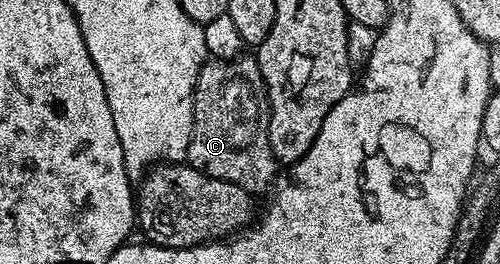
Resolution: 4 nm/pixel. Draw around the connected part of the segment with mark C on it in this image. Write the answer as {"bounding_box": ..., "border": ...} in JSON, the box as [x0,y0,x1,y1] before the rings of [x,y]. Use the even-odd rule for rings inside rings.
{"bounding_box":[186,56,280,195],"border":[[[246,56],[210,59],[203,65],[194,88],[194,130],[188,143],[186,161],[204,175],[236,183],[236,187],[244,187],[244,191],[251,195],[259,195],[262,192],[265,194],[275,184],[280,165],[275,161],[274,152],[268,143],[270,101],[266,98],[266,84],[260,75],[257,60],[253,56]]]}

